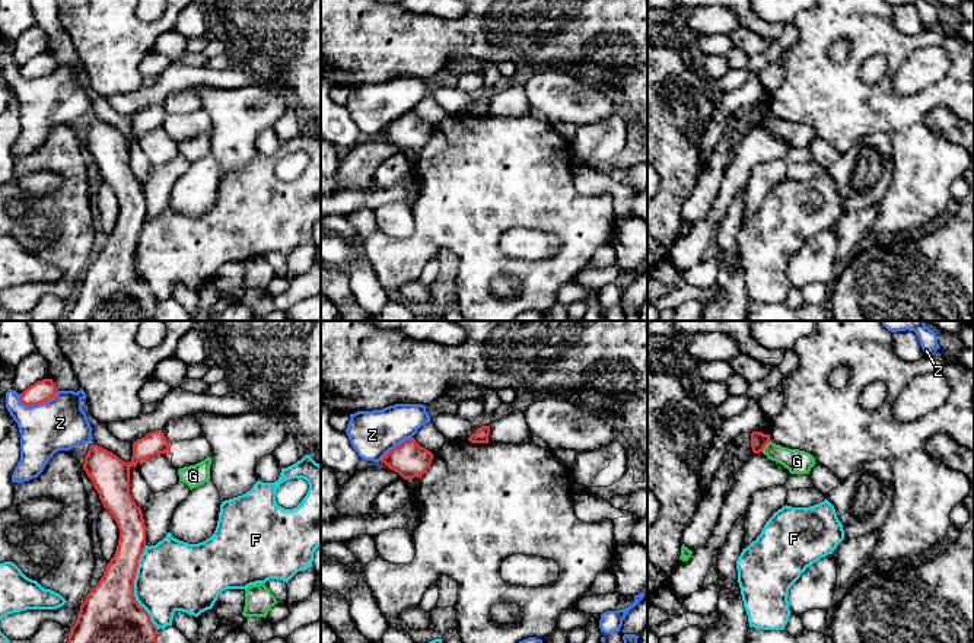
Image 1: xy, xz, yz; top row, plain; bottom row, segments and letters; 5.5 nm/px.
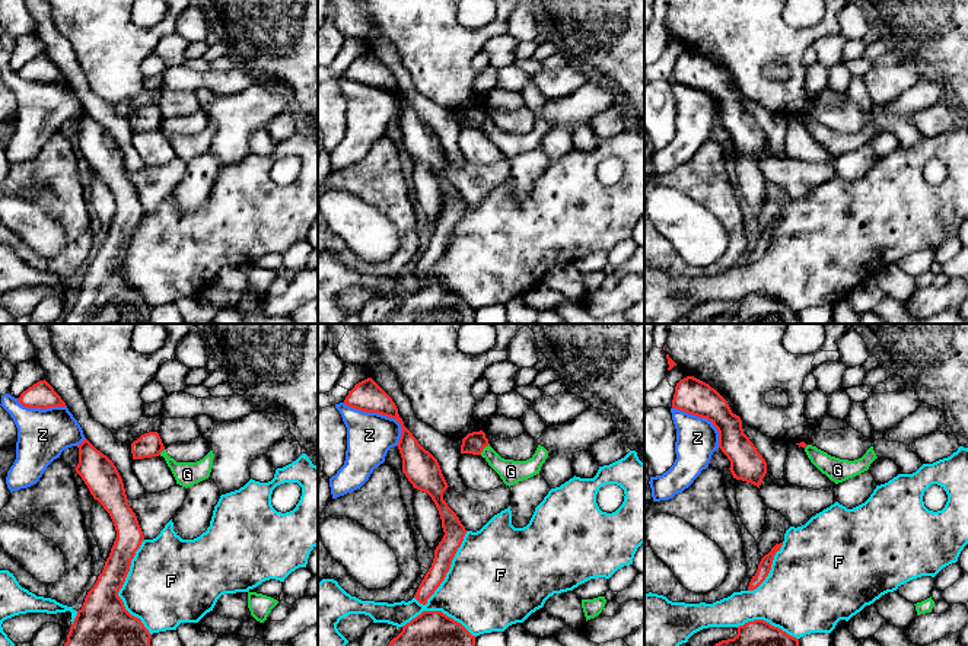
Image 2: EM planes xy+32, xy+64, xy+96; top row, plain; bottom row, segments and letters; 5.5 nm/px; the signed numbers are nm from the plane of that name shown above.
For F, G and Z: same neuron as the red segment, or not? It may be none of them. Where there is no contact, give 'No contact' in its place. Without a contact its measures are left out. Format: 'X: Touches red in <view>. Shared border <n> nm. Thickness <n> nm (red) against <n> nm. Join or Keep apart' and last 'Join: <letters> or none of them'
F: Touches red in xy. Shared border 460 nm. Thickness 320 nm (red) against 380 nm. Keep apart
G: Touches red in yz. Shared border 80 nm. Thickness 90 nm (red) against 130 nm. Keep apart
Z: Touches red in xy. Shared border 240 nm. Thickness 120 nm (red) against 300 nm. Keep apart
Join: none of them

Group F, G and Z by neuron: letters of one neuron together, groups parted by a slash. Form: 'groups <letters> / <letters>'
groups F / G / Z

